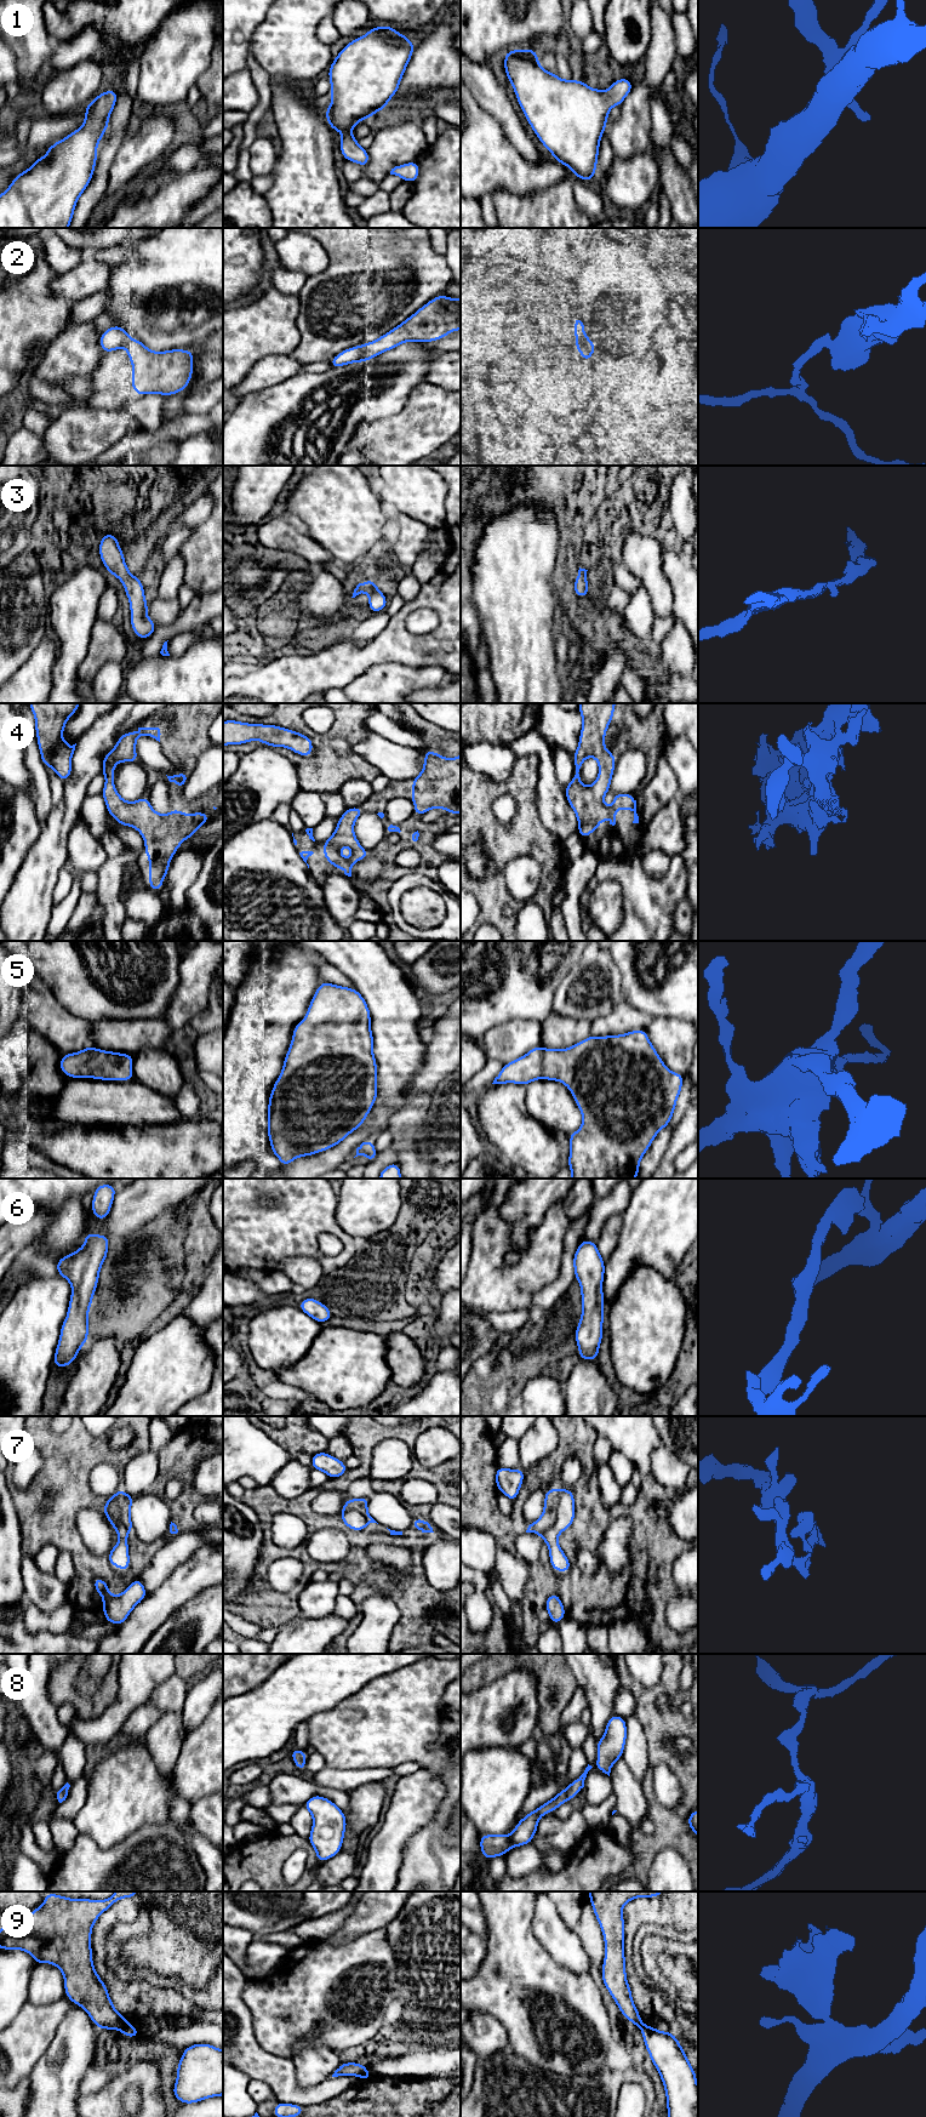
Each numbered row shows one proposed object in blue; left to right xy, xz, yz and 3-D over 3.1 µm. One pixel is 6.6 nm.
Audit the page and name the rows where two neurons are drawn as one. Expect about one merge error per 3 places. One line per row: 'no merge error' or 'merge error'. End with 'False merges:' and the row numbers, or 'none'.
1: no merge error
2: merge error
3: no merge error
4: no merge error
5: no merge error
6: no merge error
7: merge error
8: no merge error
9: merge error
False merges: 2, 7, 9

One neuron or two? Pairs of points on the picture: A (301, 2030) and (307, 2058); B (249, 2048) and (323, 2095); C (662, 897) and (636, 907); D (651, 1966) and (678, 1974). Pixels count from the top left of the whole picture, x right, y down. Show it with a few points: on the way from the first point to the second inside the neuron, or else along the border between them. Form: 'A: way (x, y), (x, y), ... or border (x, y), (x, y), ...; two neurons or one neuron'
A: border (331, 2048), (313, 2042), (297, 2042), (290, 2058); two neurons
B: way (267, 2066), (296, 2094), (304, 2095); one neuron
C: way (656, 899), (646, 907), (642, 907); one neuron
D: border (661, 1951), (658, 1968), (667, 1983); two neurons

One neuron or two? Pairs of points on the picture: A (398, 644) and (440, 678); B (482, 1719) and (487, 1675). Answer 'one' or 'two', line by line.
A: two
B: two

